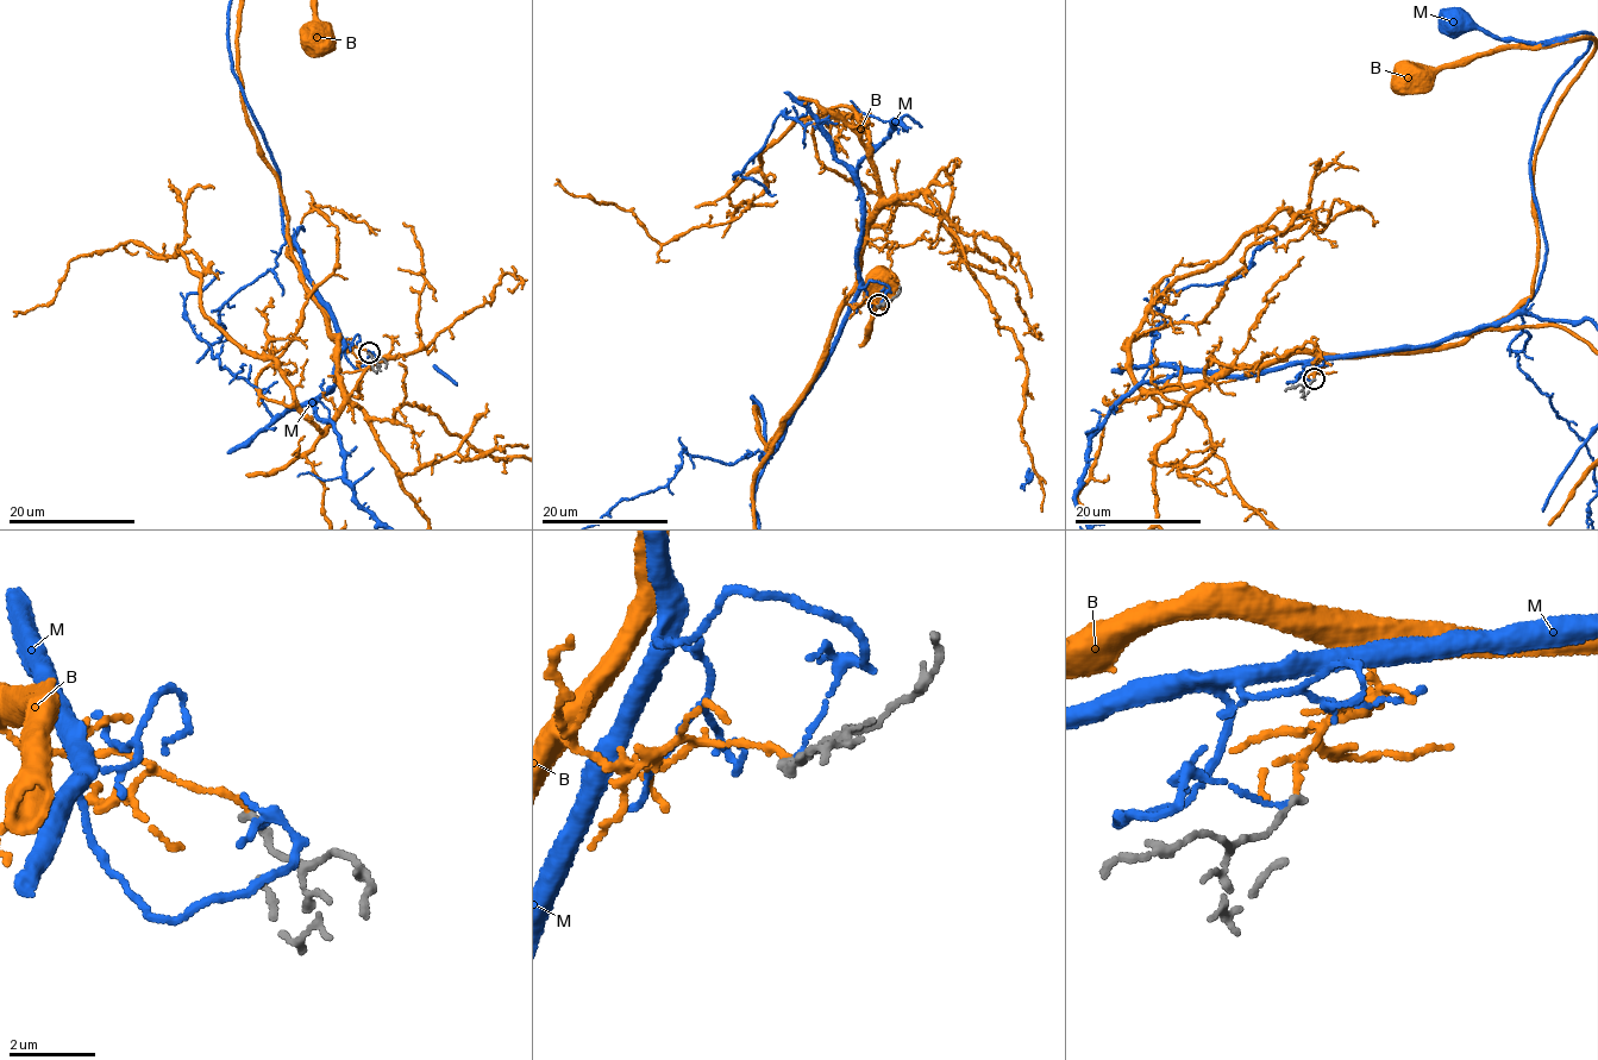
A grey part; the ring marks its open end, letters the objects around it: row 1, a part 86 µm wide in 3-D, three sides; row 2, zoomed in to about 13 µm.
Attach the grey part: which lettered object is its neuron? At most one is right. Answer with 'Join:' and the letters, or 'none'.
Join: B

